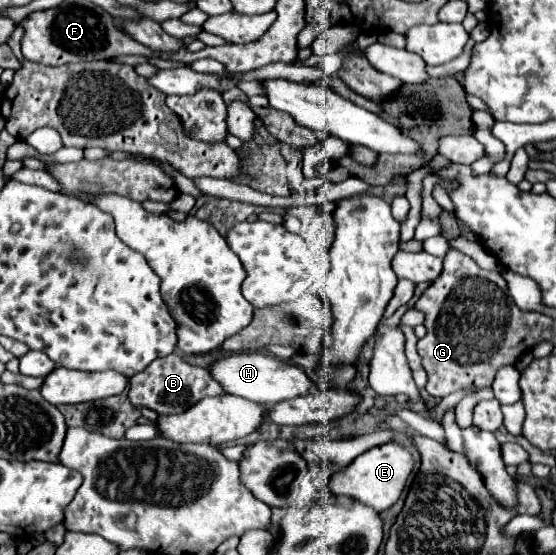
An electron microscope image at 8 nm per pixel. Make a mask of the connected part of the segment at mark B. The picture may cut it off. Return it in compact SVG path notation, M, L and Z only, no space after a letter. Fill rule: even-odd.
M178 354L156 358L144 372L130 378L130 390L128 390L128 398L132 400L134 406L138 408L144 406L158 414L182 414L188 408L192 408L198 400L220 394L222 394L220 384L208 376L206 368L192 366L184 362Z

